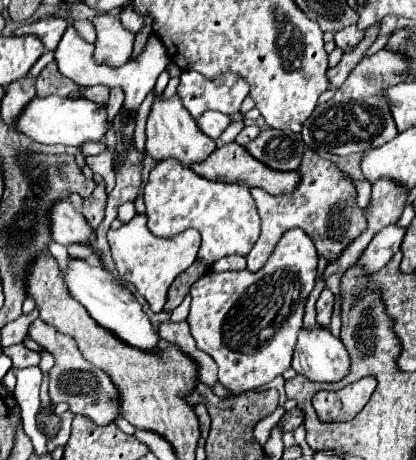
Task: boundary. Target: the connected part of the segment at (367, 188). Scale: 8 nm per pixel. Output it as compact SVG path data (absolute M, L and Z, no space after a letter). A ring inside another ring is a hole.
M355 181L355 187L357 187L357 205L365 211L369 207L372 185L369 185L367 181Z

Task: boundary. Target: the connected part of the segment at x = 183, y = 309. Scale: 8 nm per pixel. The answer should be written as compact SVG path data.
M188 294L182 303L172 311L170 320L173 322L186 320L190 309L190 304L191 296Z

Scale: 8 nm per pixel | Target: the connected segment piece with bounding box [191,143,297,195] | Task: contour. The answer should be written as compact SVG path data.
M227 143L223 147L217 147L213 151L213 155L209 155L205 161L201 163L191 163L191 169L205 177L205 179L211 179L211 181L223 181L223 183L241 183L241 185L247 185L247 187L259 187L267 193L273 193L273 195L279 195L279 193L285 193L285 191L293 191L293 187L297 185L297 171L287 171L287 173L281 173L281 171L269 171L263 163L257 163L257 159L253 159L245 147L237 145L237 143Z

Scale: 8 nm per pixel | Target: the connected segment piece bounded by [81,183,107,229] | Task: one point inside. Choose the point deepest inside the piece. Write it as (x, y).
(92, 210)

